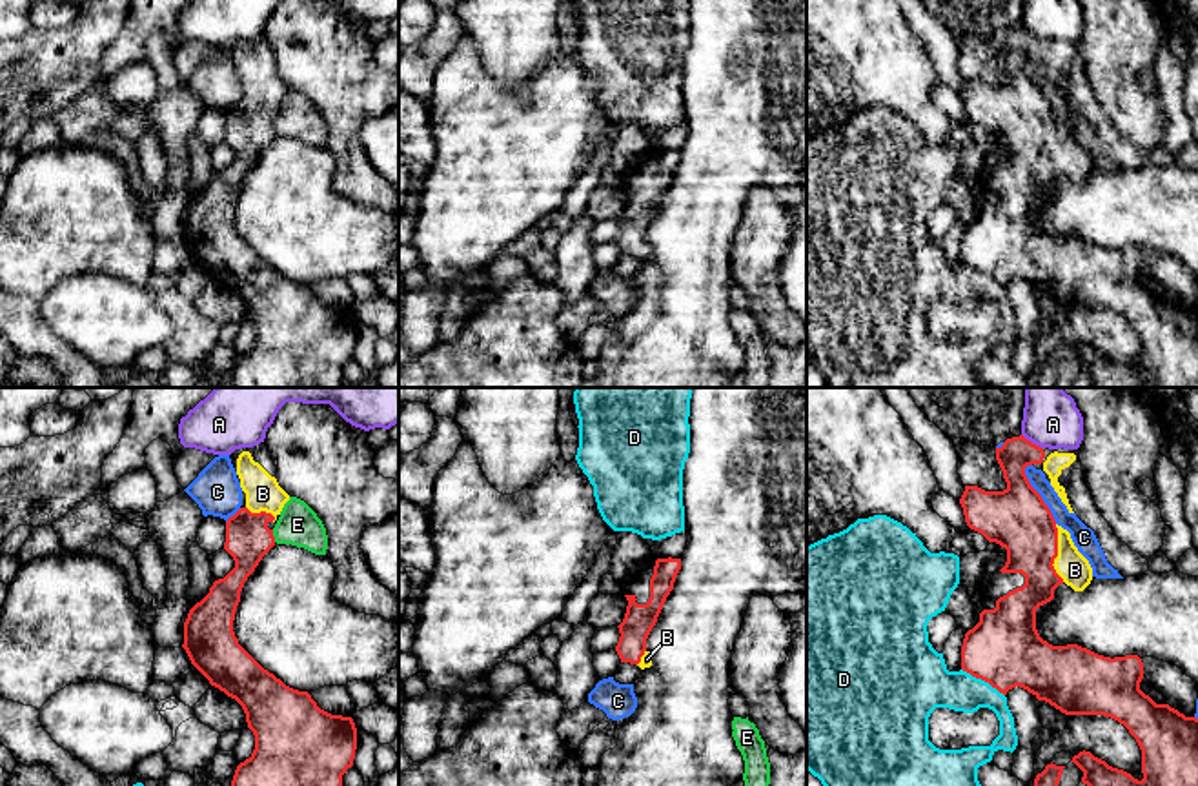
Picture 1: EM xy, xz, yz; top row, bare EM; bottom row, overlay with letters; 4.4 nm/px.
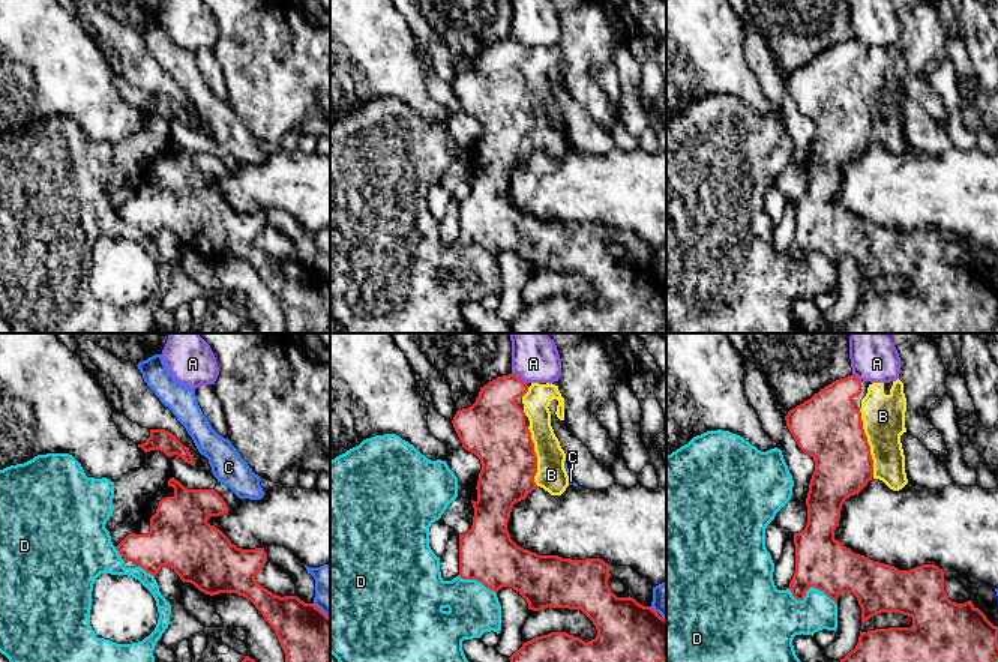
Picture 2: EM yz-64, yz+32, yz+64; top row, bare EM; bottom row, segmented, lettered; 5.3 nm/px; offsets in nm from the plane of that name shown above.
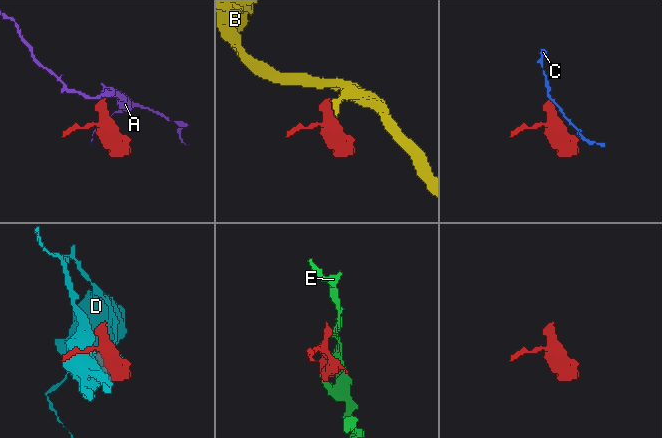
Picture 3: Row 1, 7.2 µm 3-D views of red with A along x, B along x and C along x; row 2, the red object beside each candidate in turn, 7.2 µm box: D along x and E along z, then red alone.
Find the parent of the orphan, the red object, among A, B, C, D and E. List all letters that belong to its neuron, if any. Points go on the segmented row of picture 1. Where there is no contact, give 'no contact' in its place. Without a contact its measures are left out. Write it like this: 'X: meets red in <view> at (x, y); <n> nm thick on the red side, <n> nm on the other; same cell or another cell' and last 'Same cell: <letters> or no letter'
A: meets red in yz at (1031, 443); 150 nm thick on the red side, 260 nm on the other; another cell
B: meets red in yz at (1056, 554); 280 nm thick on the red side, 140 nm on the other; same cell
C: meets red in yz at (1038, 493); 280 nm thick on the red side, 80 nm on the other; another cell
D: meets red in yz at (984, 679); 320 nm thick on the red side, 220 nm on the other; another cell
E: meets red in xy at (272, 535); 200 nm thick on the red side, 180 nm on the other; another cell
Same cell: B

